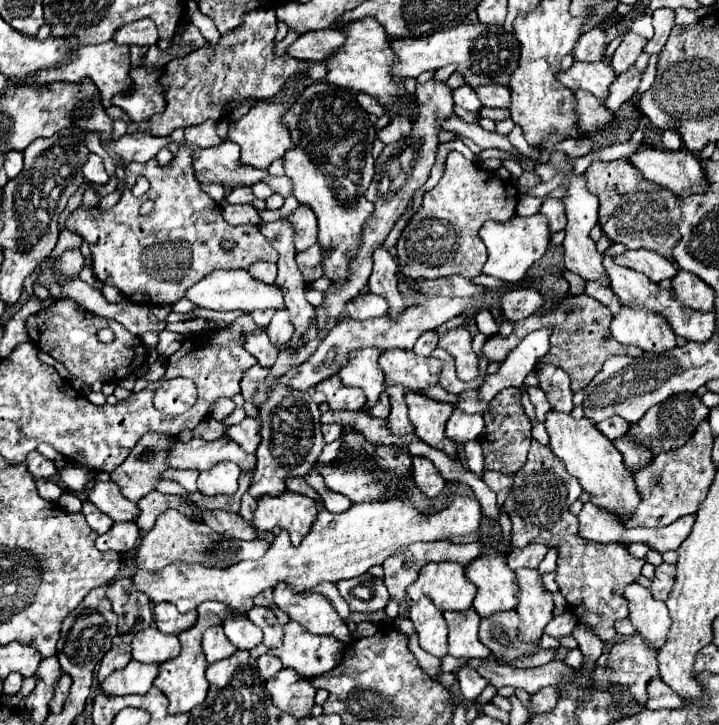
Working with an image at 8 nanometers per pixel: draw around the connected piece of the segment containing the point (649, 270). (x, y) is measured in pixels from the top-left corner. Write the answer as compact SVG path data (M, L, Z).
M637 249L637 251L623 251L615 257L617 265L633 269L637 273L647 275L653 283L659 283L661 279L671 279L677 273L675 263L667 261L663 255L657 255L653 251Z

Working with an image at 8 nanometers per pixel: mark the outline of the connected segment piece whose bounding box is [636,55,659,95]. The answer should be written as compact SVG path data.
M659 55L650 56L648 67L642 75L636 94L643 94L648 89L650 89L652 84L654 83L656 77L657 57L659 57Z

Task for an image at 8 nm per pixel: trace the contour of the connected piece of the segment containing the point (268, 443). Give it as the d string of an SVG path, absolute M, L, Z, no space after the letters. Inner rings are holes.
M297 367L291 369L285 377L279 379L269 401L261 407L261 443L257 447L257 465L253 473L253 483L249 491L242 496L239 515L253 526L253 514L257 508L257 499L263 495L277 495L285 489L285 477L305 475L317 461L325 441L321 435L321 411L309 393L293 393L287 389L289 379L297 373Z

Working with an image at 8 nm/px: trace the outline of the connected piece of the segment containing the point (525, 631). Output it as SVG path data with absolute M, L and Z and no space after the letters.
M519 569L519 639L539 643L545 625L553 619L553 595L545 589L537 569Z

